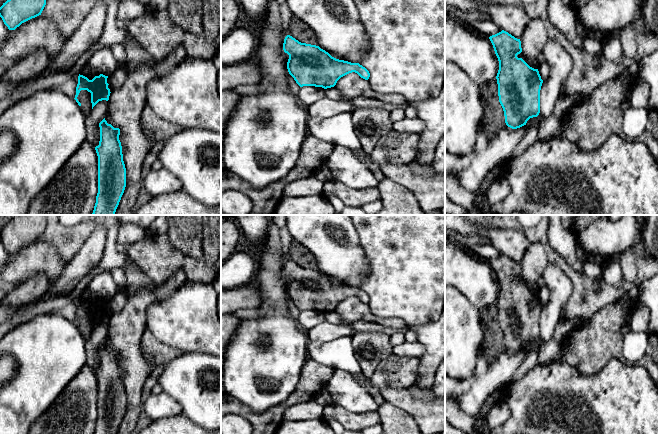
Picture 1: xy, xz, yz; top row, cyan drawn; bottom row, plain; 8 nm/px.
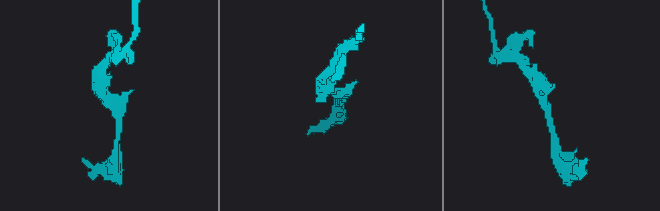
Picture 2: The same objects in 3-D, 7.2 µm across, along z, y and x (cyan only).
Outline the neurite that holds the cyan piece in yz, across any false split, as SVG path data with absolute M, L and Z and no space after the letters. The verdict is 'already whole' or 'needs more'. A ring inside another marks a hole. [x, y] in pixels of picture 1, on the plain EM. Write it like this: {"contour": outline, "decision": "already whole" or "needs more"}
{"contour": "M504 254L489 263L499 285L496 303L505 347L517 353L526 349L530 342L539 339L543 304L538 293L517 281L522 276L520 263Z", "decision": "already whole"}

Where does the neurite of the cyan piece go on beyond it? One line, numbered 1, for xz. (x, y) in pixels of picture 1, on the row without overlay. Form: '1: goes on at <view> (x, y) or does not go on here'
1: does not go on here

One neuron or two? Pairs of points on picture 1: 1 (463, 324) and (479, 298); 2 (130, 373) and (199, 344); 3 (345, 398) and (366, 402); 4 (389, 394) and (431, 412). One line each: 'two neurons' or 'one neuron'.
1: two neurons
2: two neurons
3: one neuron
4: one neuron

